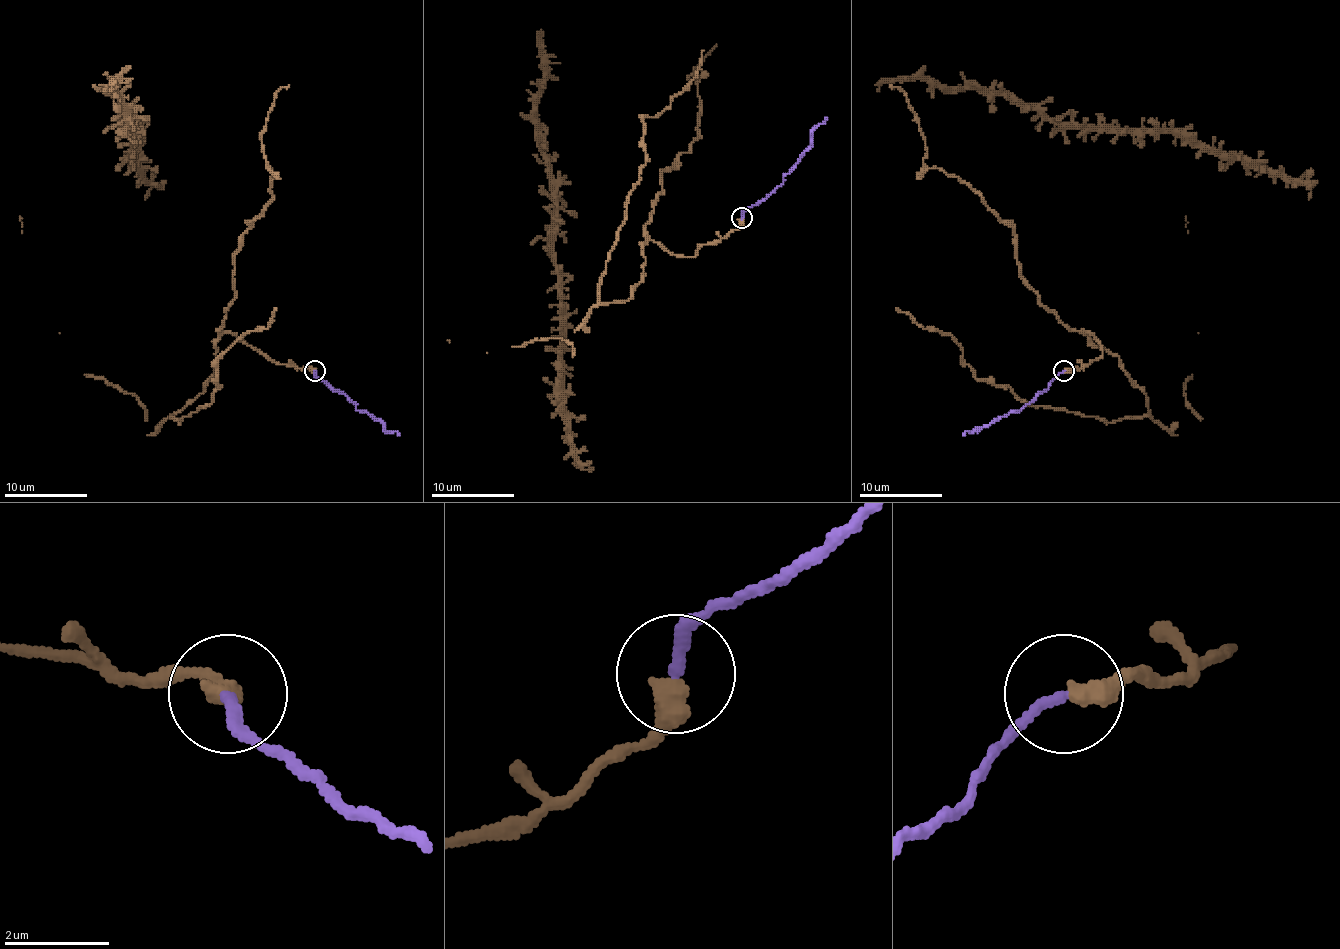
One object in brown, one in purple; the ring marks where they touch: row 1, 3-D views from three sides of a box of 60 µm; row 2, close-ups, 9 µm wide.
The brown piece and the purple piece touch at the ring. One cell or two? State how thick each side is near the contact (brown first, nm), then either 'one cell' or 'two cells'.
calibres 460 and 200 nm; one cell

